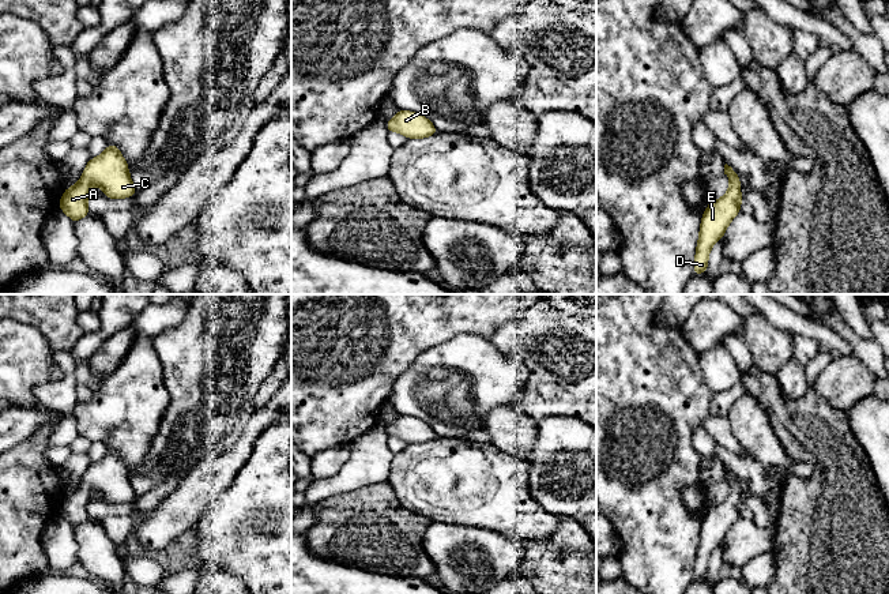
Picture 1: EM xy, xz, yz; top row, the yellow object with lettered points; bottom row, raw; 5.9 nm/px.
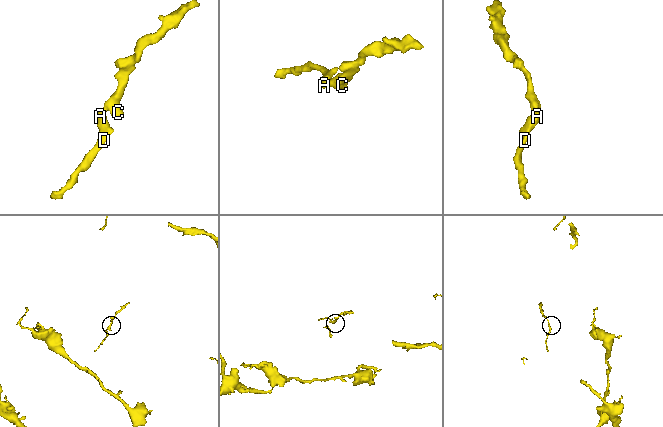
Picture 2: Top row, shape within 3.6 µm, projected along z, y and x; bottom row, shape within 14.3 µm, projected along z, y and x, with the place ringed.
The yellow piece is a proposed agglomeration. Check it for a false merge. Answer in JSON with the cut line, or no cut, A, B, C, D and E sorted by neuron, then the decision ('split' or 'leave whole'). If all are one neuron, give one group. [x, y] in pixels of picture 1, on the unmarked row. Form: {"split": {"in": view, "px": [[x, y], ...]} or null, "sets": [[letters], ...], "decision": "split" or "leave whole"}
{"split": null, "sets": [["A", "B", "C", "D", "E"]], "decision": "leave whole"}

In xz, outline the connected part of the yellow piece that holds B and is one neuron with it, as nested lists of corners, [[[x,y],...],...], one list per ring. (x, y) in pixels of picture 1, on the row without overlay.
[[[402,414],[385,428],[385,432],[388,437],[403,439],[407,444],[422,444],[438,439],[433,428],[425,421]]]

